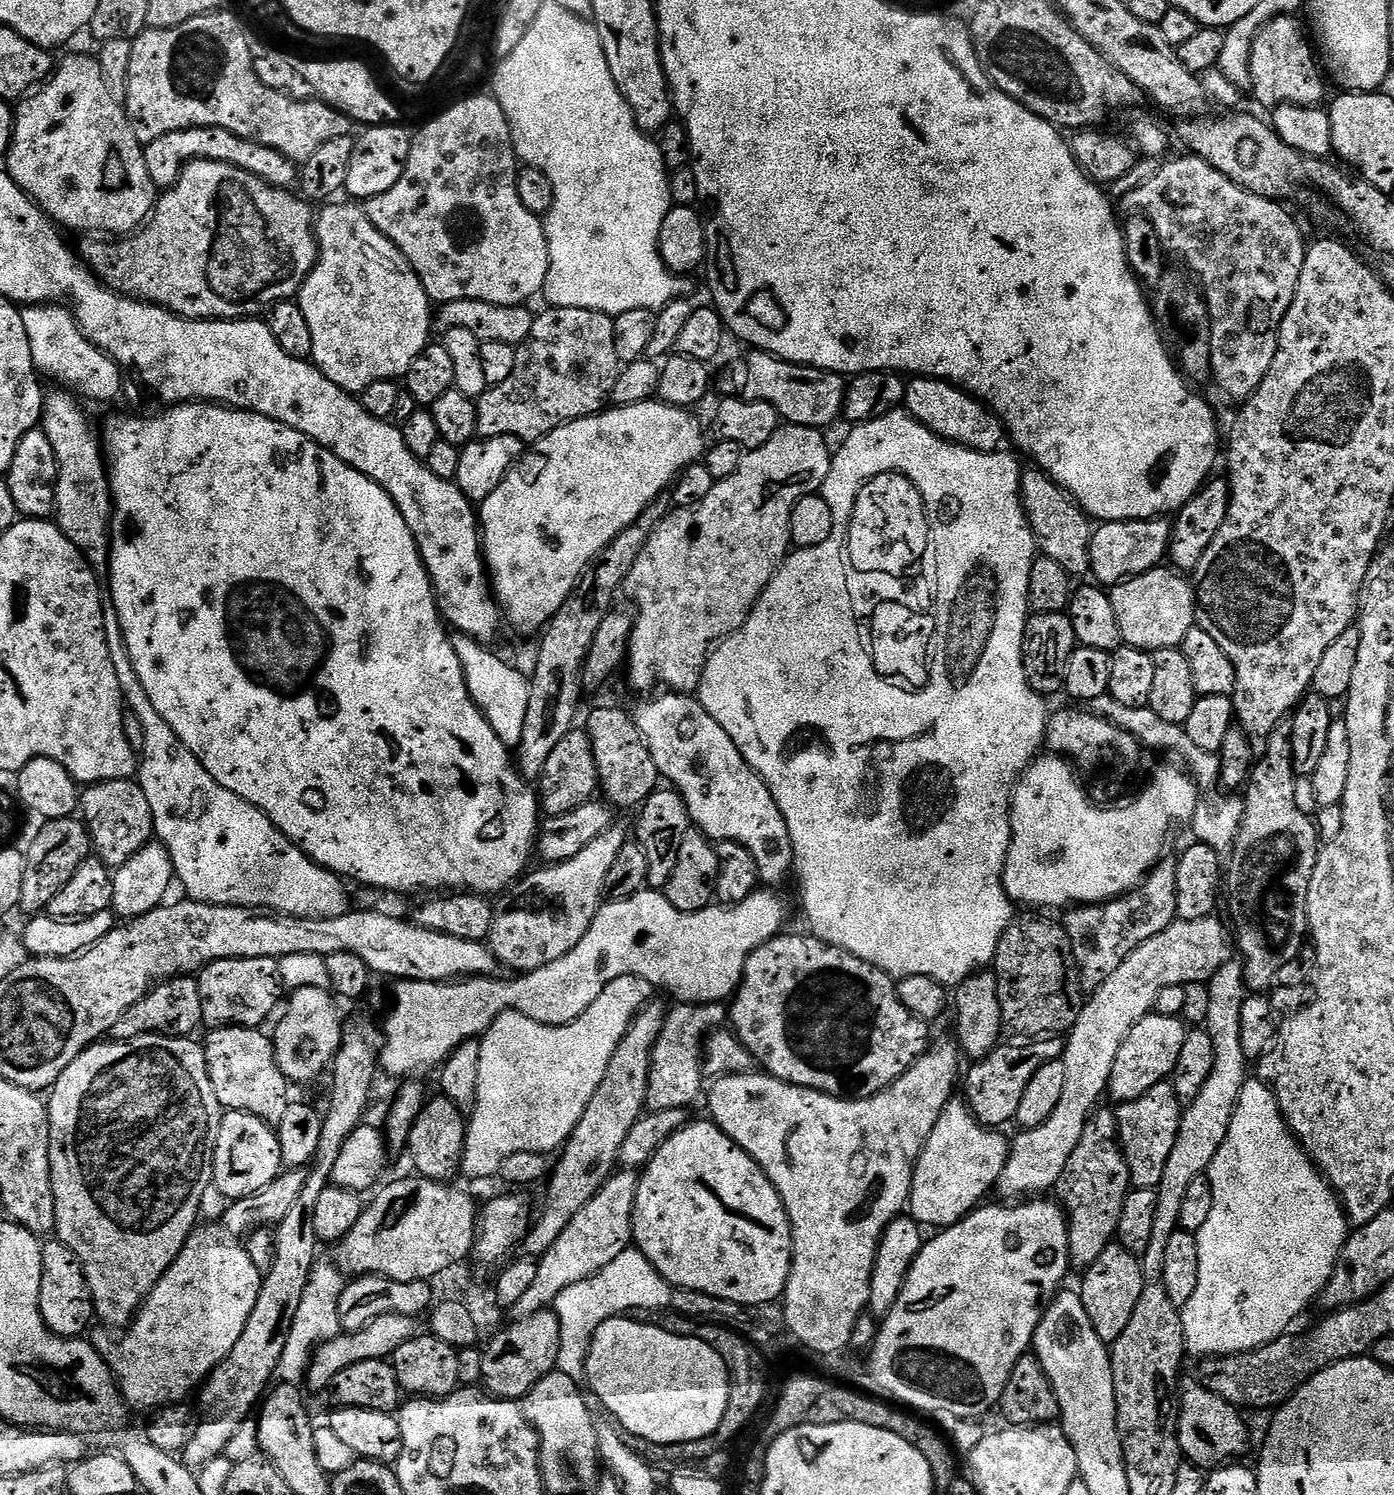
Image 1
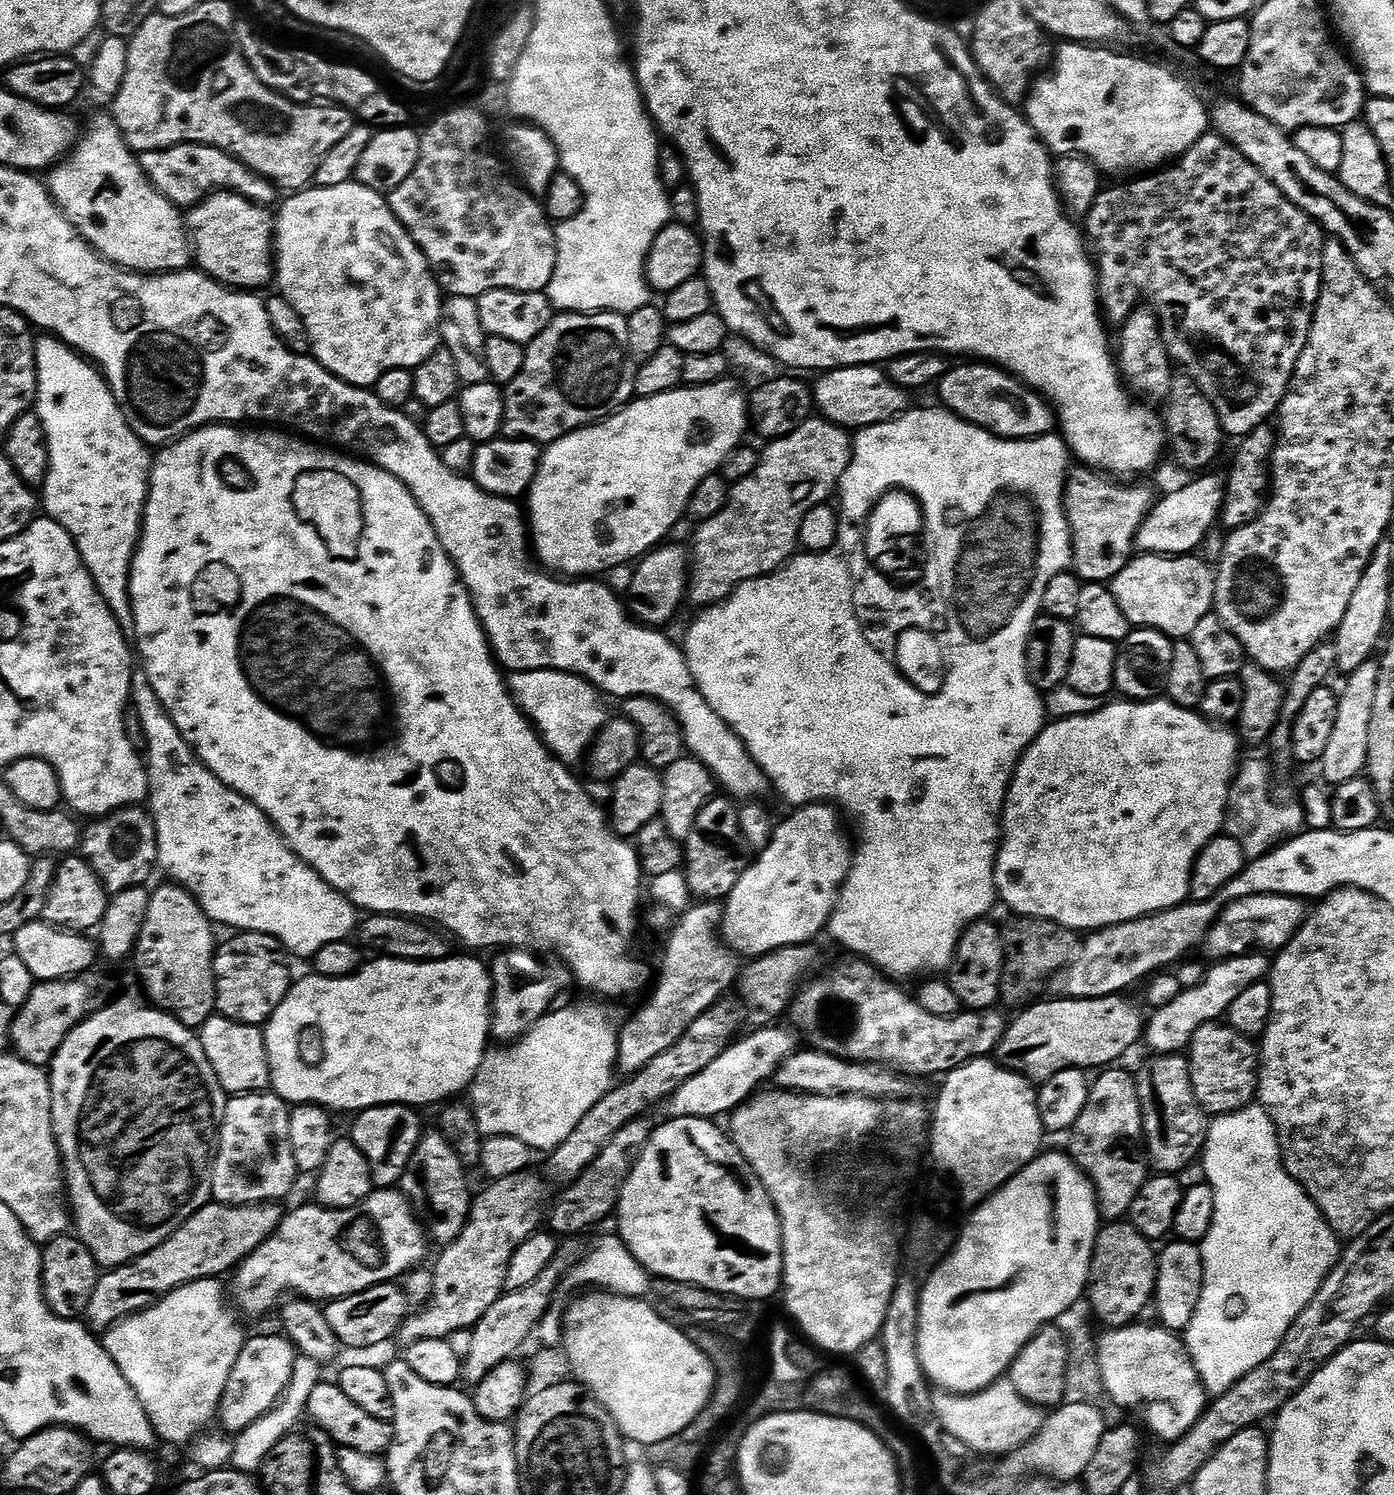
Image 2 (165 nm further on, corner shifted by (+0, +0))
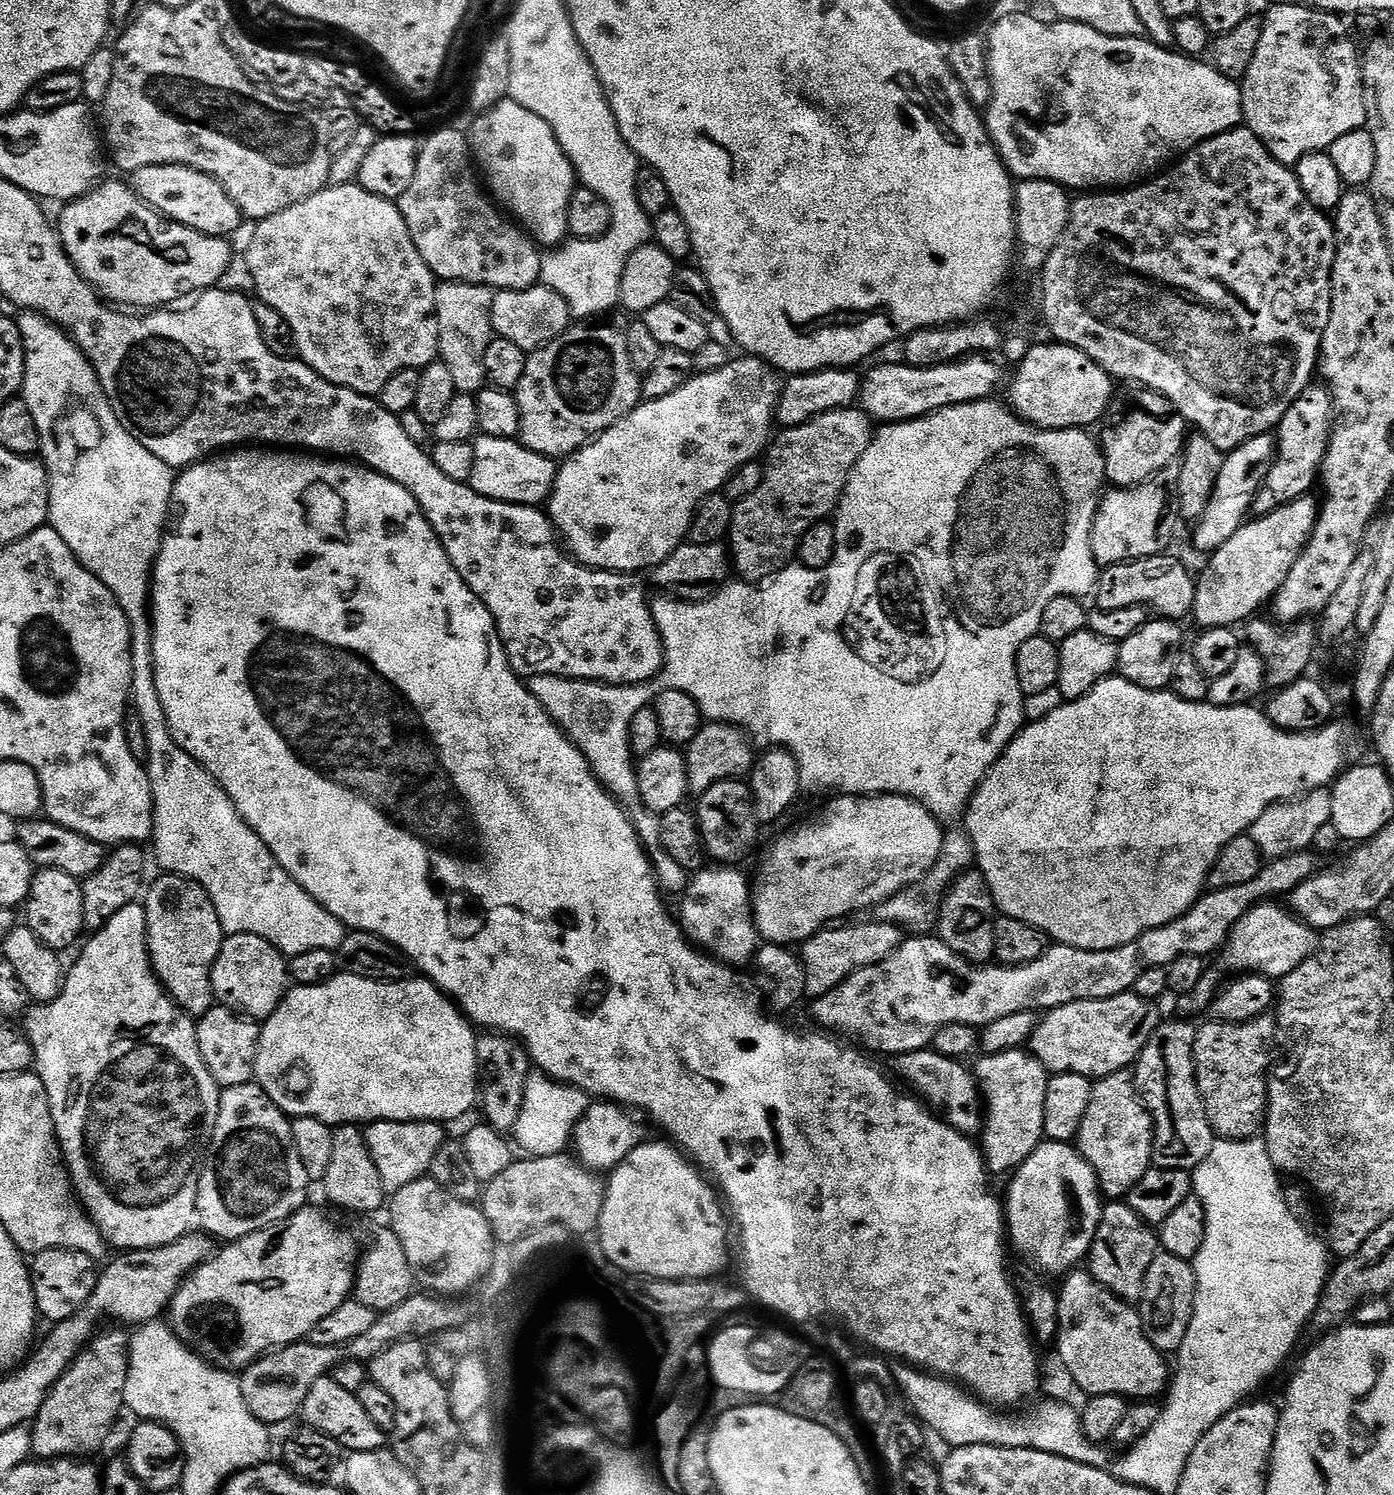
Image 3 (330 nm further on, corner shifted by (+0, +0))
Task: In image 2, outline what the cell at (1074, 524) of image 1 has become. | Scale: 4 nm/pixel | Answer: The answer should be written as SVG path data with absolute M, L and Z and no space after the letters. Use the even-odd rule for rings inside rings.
M1081 467L1080 477L1069 479L1064 485L1064 513L1072 531L1072 567L1071 571L1079 576L1081 581L1089 584L1108 584L1128 565L1136 548L1136 535L1147 518L1154 503L1154 495L1146 485L1137 488L1127 488L1127 483L1117 482L1107 475L1091 468Z

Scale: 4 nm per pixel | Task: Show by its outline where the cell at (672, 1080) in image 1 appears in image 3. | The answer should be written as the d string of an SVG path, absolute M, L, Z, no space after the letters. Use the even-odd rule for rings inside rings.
M879 918L864 920L861 924L848 923L852 922L825 927L814 933L809 940L803 941L798 955L804 964L805 989L809 997L825 996L827 992L839 986L847 976L860 968L884 960L902 943L902 935L900 936L902 928L899 924L889 924L887 920Z

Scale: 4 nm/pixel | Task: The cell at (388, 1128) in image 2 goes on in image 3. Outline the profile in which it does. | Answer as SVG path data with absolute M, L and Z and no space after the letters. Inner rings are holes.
M374 1120L367 1125L364 1137L385 1189L395 1190L429 1175L434 1154L438 1154L446 1139L440 1128L443 1127L434 1120Z

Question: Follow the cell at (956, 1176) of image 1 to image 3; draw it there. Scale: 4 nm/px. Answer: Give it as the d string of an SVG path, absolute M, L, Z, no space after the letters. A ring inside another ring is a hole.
M1020 1048L993 1056L981 1055L979 1059L974 1071L986 1105L982 1129L984 1163L989 1173L1011 1173L1045 1139L1044 1111L1050 1073L1036 1061L1031 1051Z

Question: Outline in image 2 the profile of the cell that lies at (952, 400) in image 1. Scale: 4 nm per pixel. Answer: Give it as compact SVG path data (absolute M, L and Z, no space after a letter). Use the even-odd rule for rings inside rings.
M960 362L949 367L948 373L938 381L939 403L958 418L986 430L991 436L1001 436L1004 440L1033 440L1036 436L1046 436L1053 431L1054 413L1051 404L1030 388L1025 388L1016 377L1003 372L987 362Z

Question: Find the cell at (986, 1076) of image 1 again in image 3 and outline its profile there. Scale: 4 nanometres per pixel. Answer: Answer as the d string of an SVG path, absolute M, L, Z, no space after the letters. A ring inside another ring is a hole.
M1130 991L1114 998L1083 1000L1049 1008L1037 1019L1027 1047L1036 1061L1052 1074L1073 1072L1099 1078L1122 1072L1135 1065L1146 1042L1154 1034L1158 1023L1155 1007L1153 1001L1144 1000Z

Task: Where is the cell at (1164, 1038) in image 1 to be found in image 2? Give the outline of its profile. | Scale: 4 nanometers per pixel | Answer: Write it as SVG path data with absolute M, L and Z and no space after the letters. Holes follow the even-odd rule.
M1254 951L1245 956L1221 960L1211 967L1205 971L1204 981L1198 986L1181 990L1174 1002L1167 1003L1147 1017L1142 1040L1145 1045L1148 1043L1153 1048L1153 1053L1161 1056L1183 1053L1203 1024L1227 1017L1230 1002L1234 1002L1234 998L1238 998L1242 990L1250 990L1250 986L1261 983L1269 975L1270 960L1267 955Z

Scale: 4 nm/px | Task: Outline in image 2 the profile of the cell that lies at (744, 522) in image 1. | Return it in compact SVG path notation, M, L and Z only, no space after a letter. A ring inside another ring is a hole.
M810 418L798 425L790 434L771 441L768 449L760 452L758 470L750 478L731 485L728 500L718 514L708 521L702 521L695 529L696 537L690 547L690 575L688 577L687 603L697 604L703 610L711 605L727 600L728 595L742 582L757 580L760 576L771 576L777 568L784 567L793 556L797 555L800 542L802 518L810 510L829 499L832 491L840 488L842 474L852 461L853 437L845 429L823 418Z

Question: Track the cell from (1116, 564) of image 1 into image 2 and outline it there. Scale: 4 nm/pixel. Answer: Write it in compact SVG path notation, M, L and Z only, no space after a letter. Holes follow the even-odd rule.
M1200 474L1189 484L1173 490L1169 496L1155 501L1147 518L1136 535L1136 548L1150 556L1187 556L1197 551L1196 547L1208 536L1212 527L1217 527L1220 509L1224 507L1225 481L1212 474Z

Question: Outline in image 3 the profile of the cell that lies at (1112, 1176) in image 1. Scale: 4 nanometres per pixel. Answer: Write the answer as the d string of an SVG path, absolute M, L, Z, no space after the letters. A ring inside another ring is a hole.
M1131 1071L1101 1076L1093 1083L1090 1106L1086 1109L1086 1118L1082 1118L1082 1126L1074 1144L1084 1160L1091 1165L1096 1174L1096 1181L1100 1184L1101 1193L1109 1201L1116 1202L1127 1197L1128 1192L1134 1190L1138 1182L1142 1182L1142 1178L1154 1164L1156 1125L1152 1123L1152 1113L1140 1097L1140 1091L1136 1088L1136 1077Z

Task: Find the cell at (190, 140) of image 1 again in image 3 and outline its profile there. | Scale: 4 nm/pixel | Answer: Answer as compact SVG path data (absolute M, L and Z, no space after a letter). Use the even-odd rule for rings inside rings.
M163 164L162 166L142 166L142 170L131 173L130 187L144 203L167 220L190 226L207 236L232 238L240 228L242 217L234 198L214 178L190 166Z

